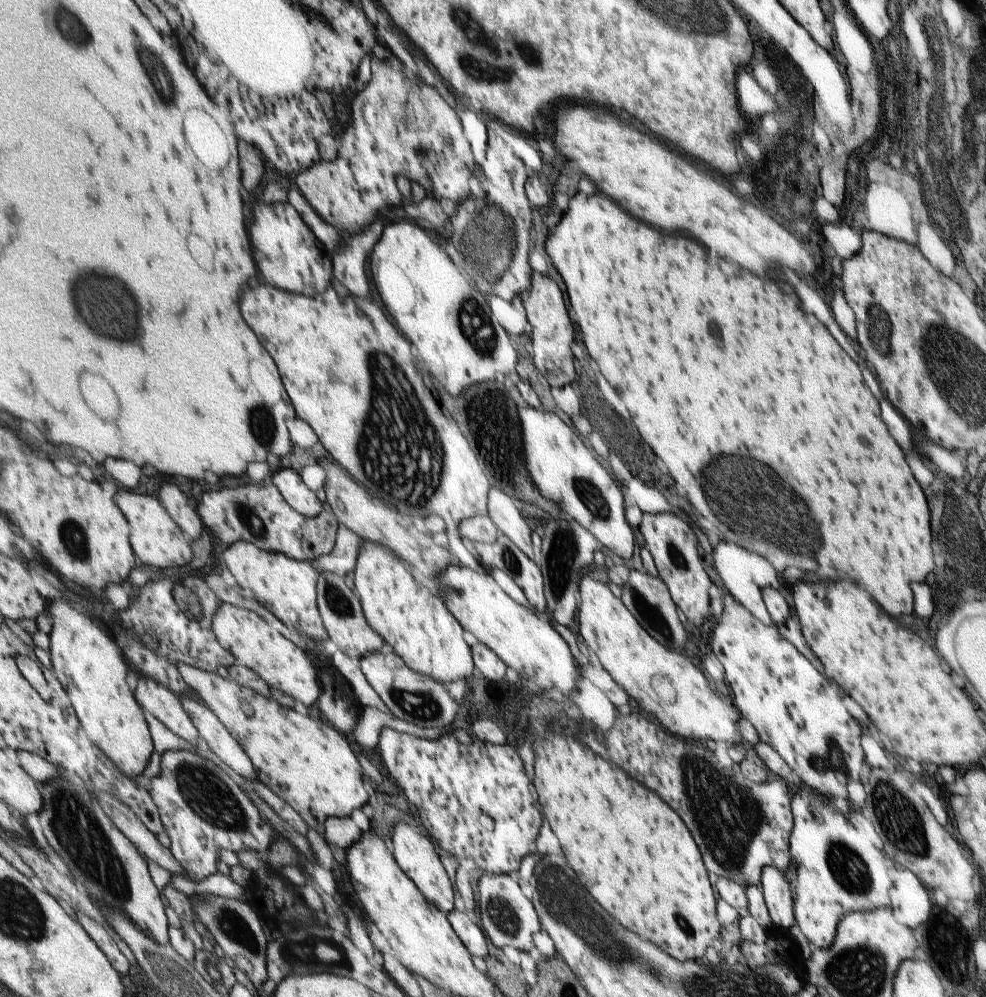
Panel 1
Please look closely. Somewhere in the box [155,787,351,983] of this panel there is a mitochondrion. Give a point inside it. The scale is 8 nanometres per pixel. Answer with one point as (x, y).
(243, 932)

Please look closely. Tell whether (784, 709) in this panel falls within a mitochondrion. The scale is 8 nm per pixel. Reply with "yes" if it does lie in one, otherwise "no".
no

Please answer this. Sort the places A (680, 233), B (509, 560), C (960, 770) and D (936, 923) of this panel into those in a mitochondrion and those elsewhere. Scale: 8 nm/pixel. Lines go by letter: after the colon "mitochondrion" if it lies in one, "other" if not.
A: other
B: mitochondrion
C: other
D: other

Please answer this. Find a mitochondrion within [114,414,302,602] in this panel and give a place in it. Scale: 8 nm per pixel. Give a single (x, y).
(260, 530)

